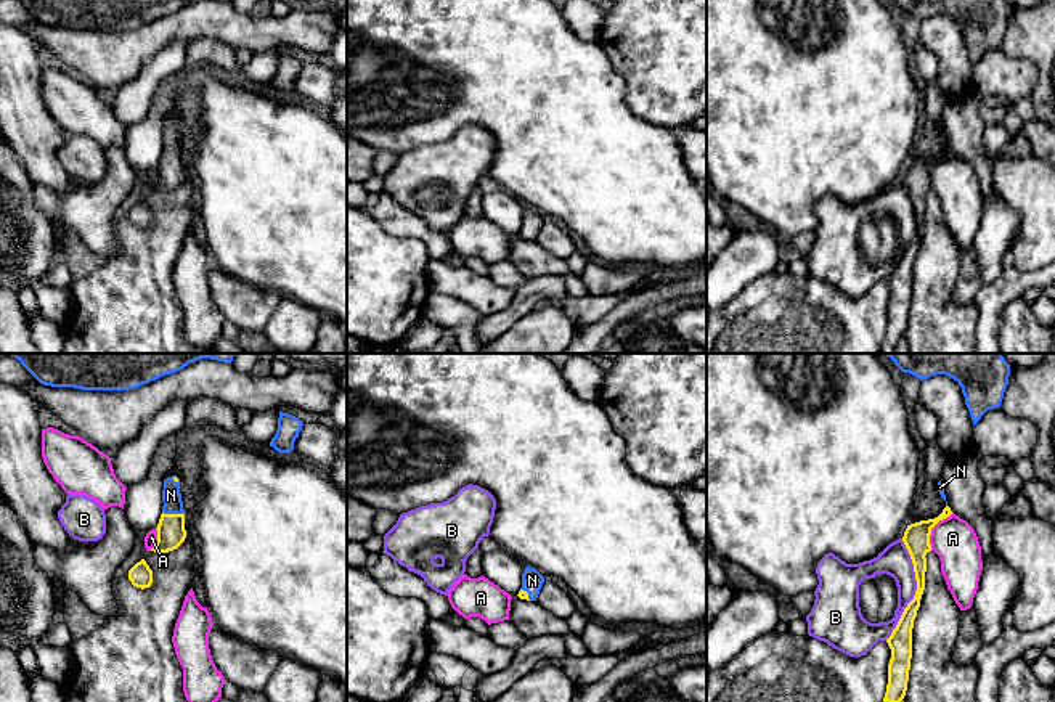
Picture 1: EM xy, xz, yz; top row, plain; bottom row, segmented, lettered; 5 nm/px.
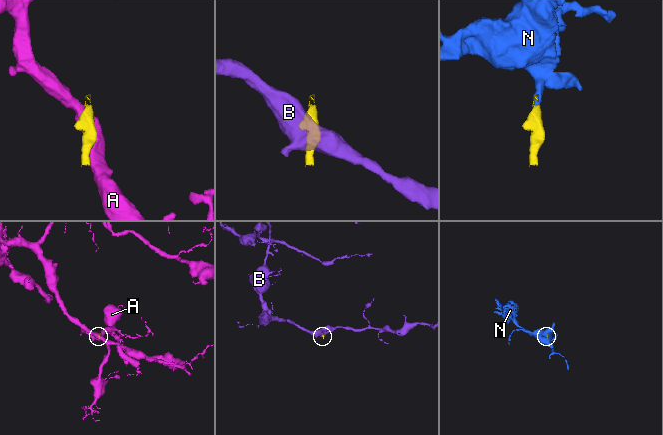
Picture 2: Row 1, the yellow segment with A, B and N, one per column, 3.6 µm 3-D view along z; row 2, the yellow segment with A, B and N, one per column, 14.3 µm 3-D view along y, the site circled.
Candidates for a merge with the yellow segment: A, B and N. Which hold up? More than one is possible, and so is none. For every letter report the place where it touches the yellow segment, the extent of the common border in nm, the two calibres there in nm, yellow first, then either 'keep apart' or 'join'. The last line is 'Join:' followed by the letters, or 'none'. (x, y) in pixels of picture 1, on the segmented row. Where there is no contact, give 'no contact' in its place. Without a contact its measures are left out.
A: yz (932, 527) | 220 nm | 130/220 nm | keep apart
B: yz (917, 590) | 500 nm | 130/160 nm | keep apart
N: xy (174, 514) | 110 nm | 140/100 nm | join
Join: N

